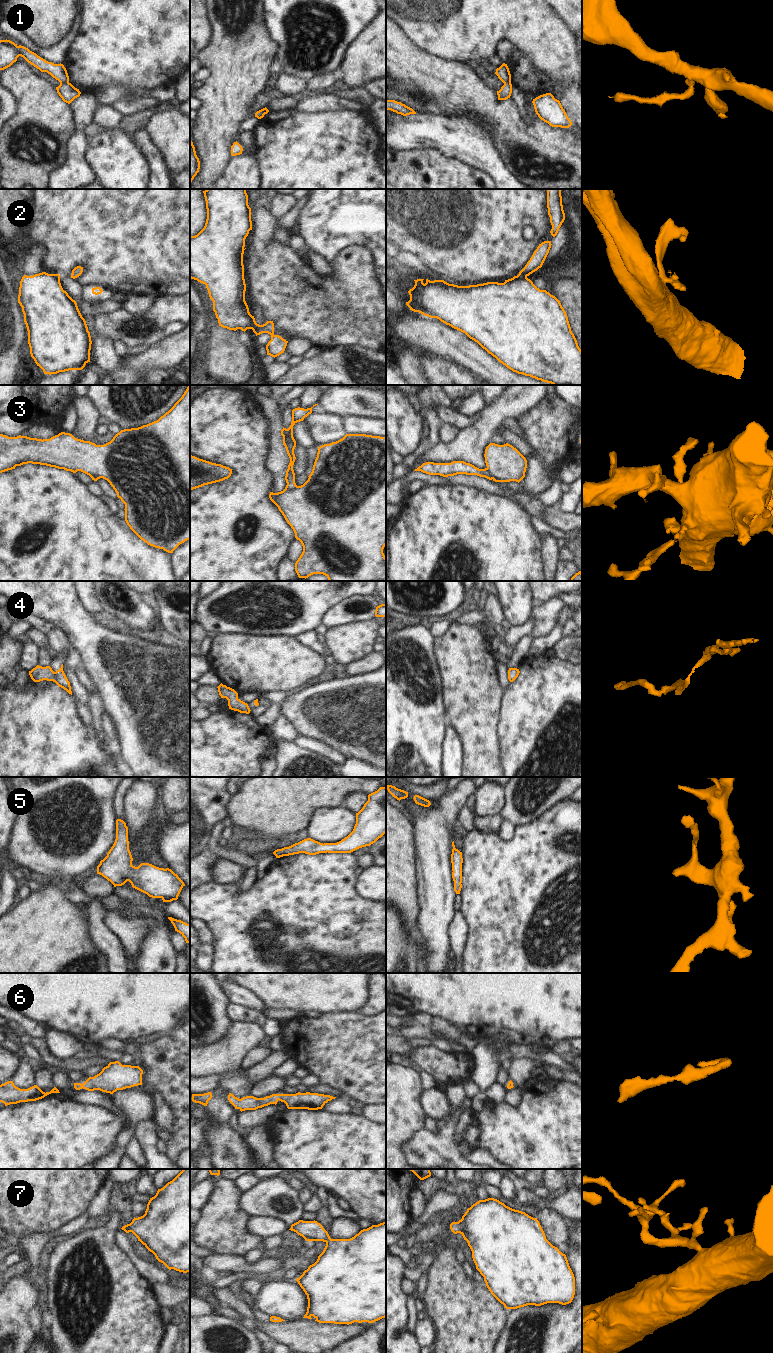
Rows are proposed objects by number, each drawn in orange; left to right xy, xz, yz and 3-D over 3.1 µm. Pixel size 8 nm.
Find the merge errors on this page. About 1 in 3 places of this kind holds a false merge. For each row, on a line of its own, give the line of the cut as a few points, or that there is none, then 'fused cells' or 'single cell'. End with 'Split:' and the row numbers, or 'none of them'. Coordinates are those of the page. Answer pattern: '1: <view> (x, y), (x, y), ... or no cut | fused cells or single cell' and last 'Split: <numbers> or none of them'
1: xy (68, 81), (60, 83) | fused cells
2: yz (517, 275), (526, 278) | fused cells
3: xz (297, 486), (292, 489), (285, 489) | fused cells
4: xy (53, 672), (55, 681) | fused cells
5: no cut | single cell
6: no cut | single cell
7: no cut | single cell
Split: 1, 2, 3, 4

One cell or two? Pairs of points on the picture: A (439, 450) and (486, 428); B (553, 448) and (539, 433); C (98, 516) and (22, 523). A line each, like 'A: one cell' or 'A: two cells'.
A: one cell
B: one cell
C: one cell

